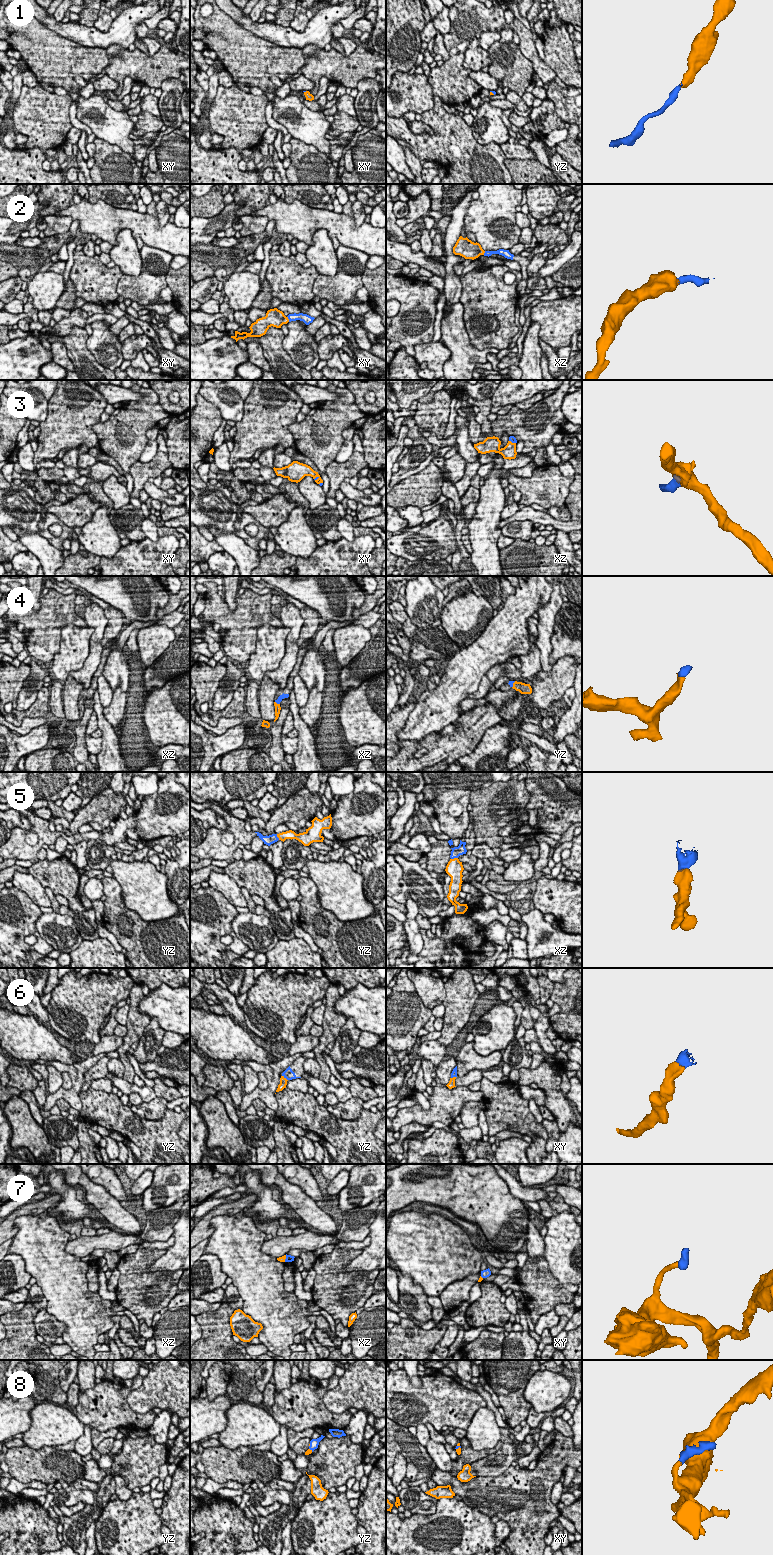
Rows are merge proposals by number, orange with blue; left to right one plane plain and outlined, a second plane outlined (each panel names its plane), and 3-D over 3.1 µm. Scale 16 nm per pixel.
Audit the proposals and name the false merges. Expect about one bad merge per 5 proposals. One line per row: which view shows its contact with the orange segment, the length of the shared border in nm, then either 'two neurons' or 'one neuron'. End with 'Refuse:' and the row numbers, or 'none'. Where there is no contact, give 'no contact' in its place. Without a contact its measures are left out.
1: contact in yz; length 100 nm; one neuron
2: contact in xy; length 100 nm; one neuron
3: contact in xy; length 100 nm; one neuron
4: contact in xz; length 100 nm; one neuron
5: contact in xz; length 120 nm; one neuron
6: contact in yz; length 130 nm; one neuron
7: contact in xz; length 120 nm; two neurons
8: contact in xy; length 100 nm; one neuron
Refuse: 7

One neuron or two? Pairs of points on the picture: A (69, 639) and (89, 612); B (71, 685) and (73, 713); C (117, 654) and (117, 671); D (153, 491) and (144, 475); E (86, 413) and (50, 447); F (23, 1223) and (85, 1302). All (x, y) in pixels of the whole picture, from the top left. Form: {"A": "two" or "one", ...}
{"A": "two", "B": "one", "C": "one", "D": "two", "E": "one", "F": "one"}

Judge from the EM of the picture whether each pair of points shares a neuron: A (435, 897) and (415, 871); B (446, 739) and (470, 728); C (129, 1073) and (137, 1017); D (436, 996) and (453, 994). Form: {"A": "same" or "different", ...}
{"A": "same", "B": "same", "C": "same", "D": "different"}

